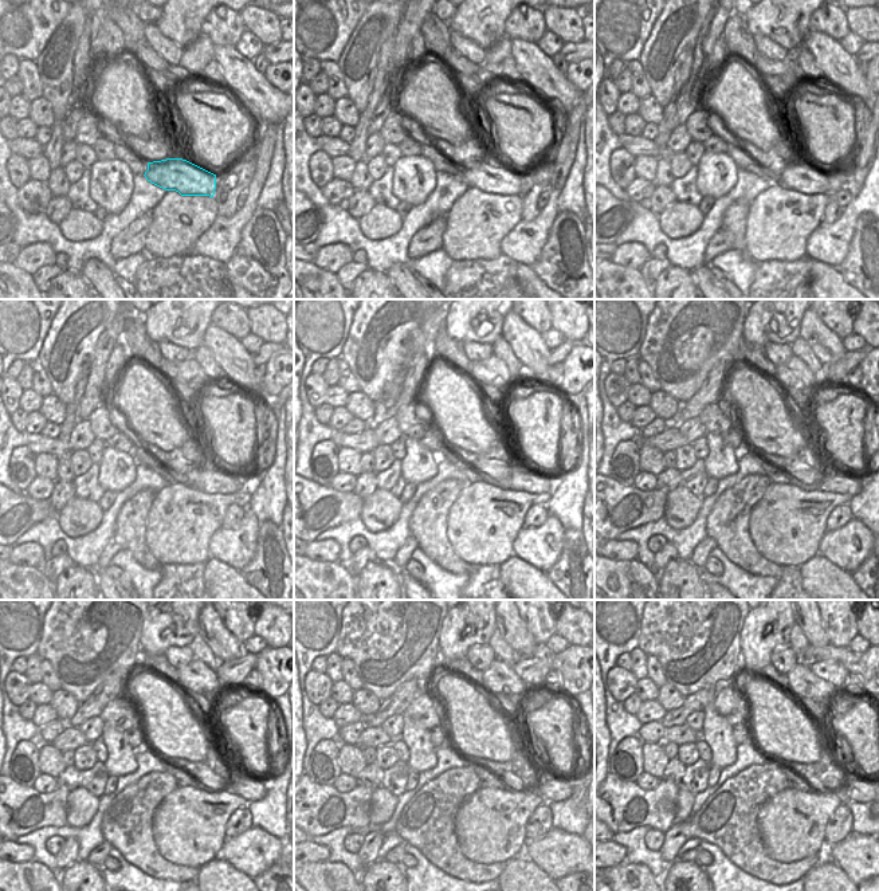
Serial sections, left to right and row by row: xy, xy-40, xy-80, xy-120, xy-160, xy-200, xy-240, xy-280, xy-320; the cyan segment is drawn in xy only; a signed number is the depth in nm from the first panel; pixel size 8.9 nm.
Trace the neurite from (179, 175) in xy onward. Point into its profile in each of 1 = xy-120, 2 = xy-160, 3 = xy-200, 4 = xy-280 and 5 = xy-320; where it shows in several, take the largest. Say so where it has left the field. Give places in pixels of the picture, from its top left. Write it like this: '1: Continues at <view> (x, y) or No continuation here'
1: Continues at xy-120 (212, 481)
2: Continues at xy-160 (525, 481)
3: Continues at xy-200 (836, 482)
4: Continues at xy-280 (553, 789)
5: Continues at xy-320 (854, 789).

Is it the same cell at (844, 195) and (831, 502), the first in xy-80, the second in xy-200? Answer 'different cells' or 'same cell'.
same cell

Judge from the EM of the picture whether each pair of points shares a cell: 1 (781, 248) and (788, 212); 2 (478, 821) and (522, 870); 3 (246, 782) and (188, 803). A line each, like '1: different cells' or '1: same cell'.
1: same cell
2: different cells
3: different cells

